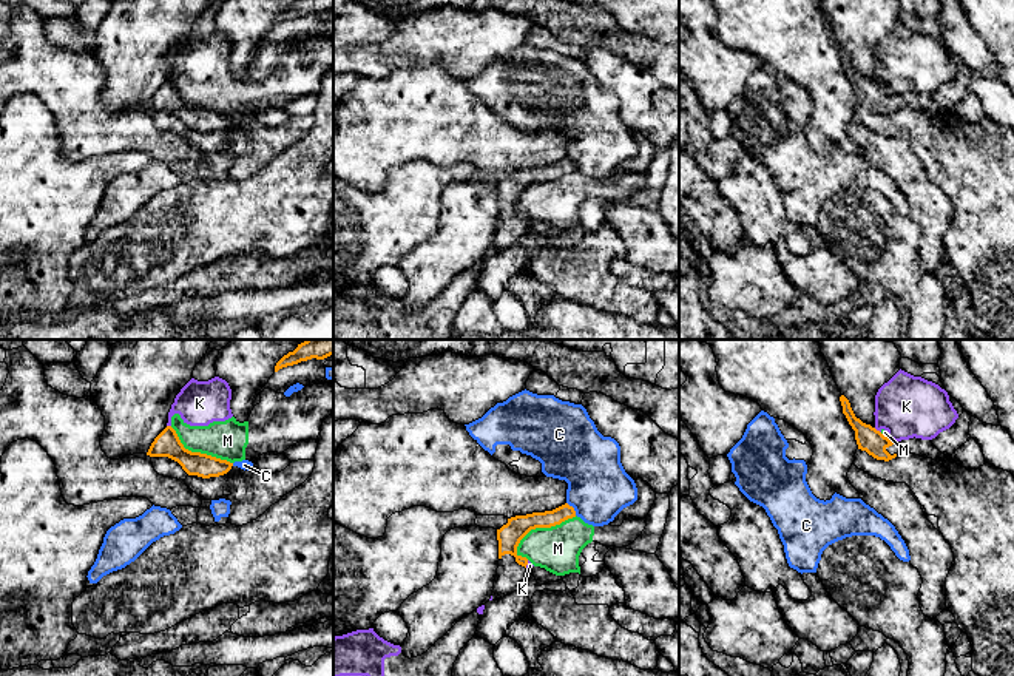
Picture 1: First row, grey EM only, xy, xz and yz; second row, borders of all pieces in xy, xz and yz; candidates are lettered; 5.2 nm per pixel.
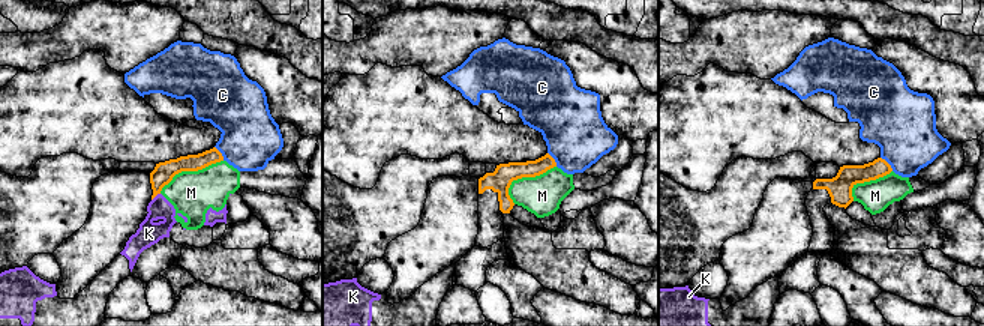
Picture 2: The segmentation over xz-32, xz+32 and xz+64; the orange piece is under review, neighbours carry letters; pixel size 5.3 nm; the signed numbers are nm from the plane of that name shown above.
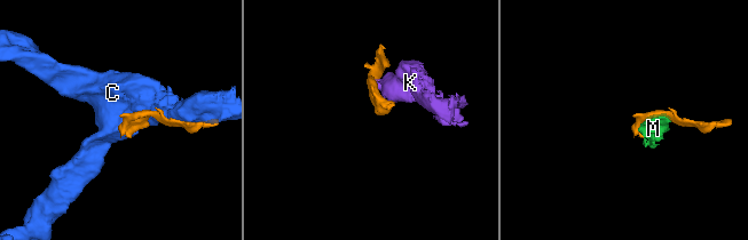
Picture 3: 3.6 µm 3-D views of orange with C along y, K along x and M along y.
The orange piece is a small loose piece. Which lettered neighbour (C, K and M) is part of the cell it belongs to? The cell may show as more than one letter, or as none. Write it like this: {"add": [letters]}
{"add": []}

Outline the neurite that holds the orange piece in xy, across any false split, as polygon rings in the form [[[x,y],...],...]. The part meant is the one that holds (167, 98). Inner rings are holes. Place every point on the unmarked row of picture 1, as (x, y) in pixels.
[[[167,80],[151,97],[147,110],[168,111],[177,116],[188,130],[202,133],[219,131],[227,128],[233,117],[207,108],[191,106],[184,102],[176,85]]]

